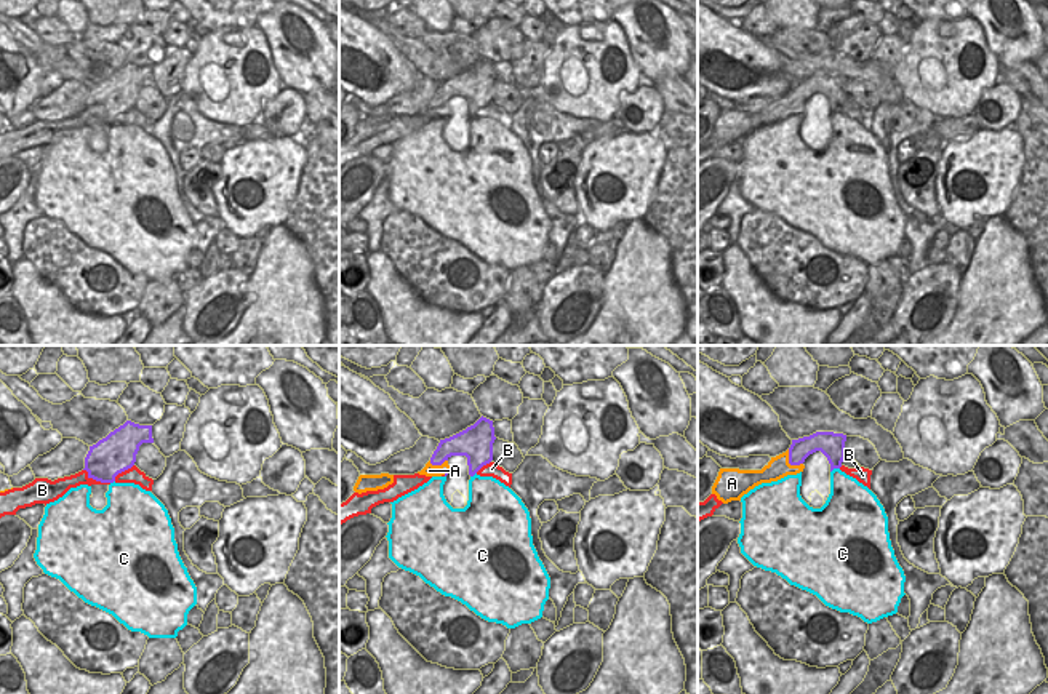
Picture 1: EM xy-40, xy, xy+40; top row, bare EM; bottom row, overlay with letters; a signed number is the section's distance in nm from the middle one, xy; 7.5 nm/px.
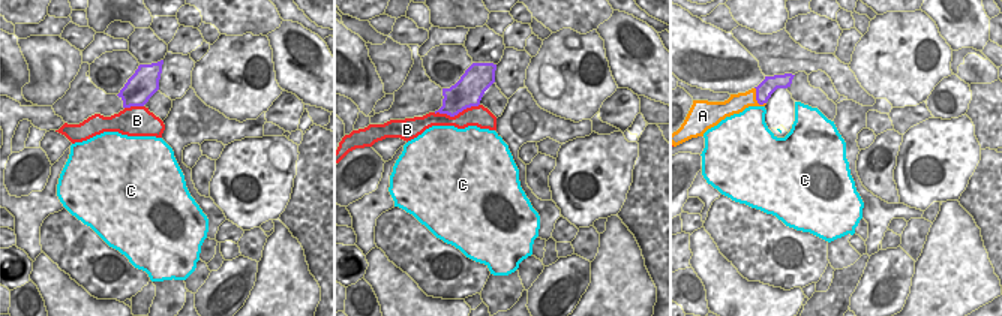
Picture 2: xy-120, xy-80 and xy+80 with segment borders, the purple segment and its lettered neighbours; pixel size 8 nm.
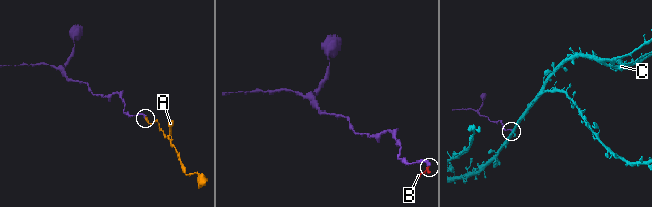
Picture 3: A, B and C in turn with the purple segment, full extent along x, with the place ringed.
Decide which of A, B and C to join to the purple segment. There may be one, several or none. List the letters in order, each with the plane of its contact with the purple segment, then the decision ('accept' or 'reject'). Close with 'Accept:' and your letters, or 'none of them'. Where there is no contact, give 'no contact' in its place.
A: contact in xy+40; accept
B: contact in xy-40; reject
C: contact in xy+40; reject
Accept: A

